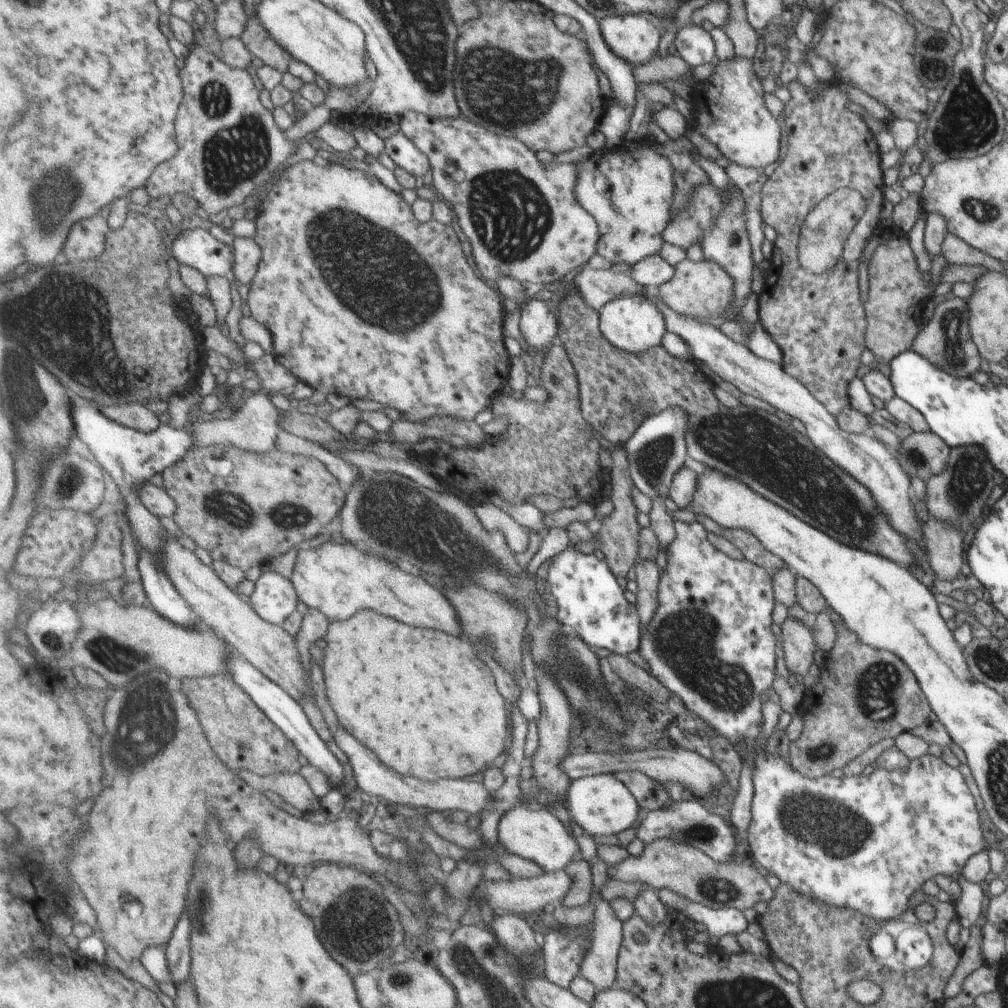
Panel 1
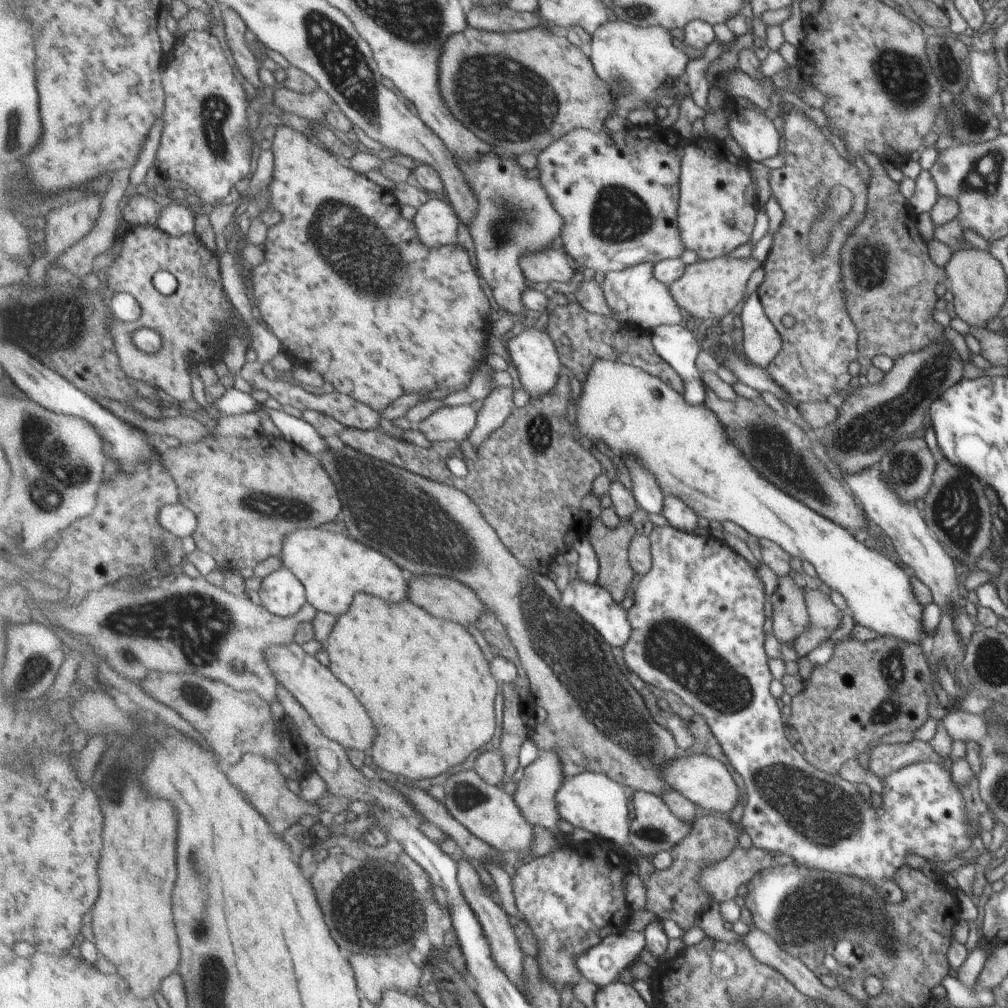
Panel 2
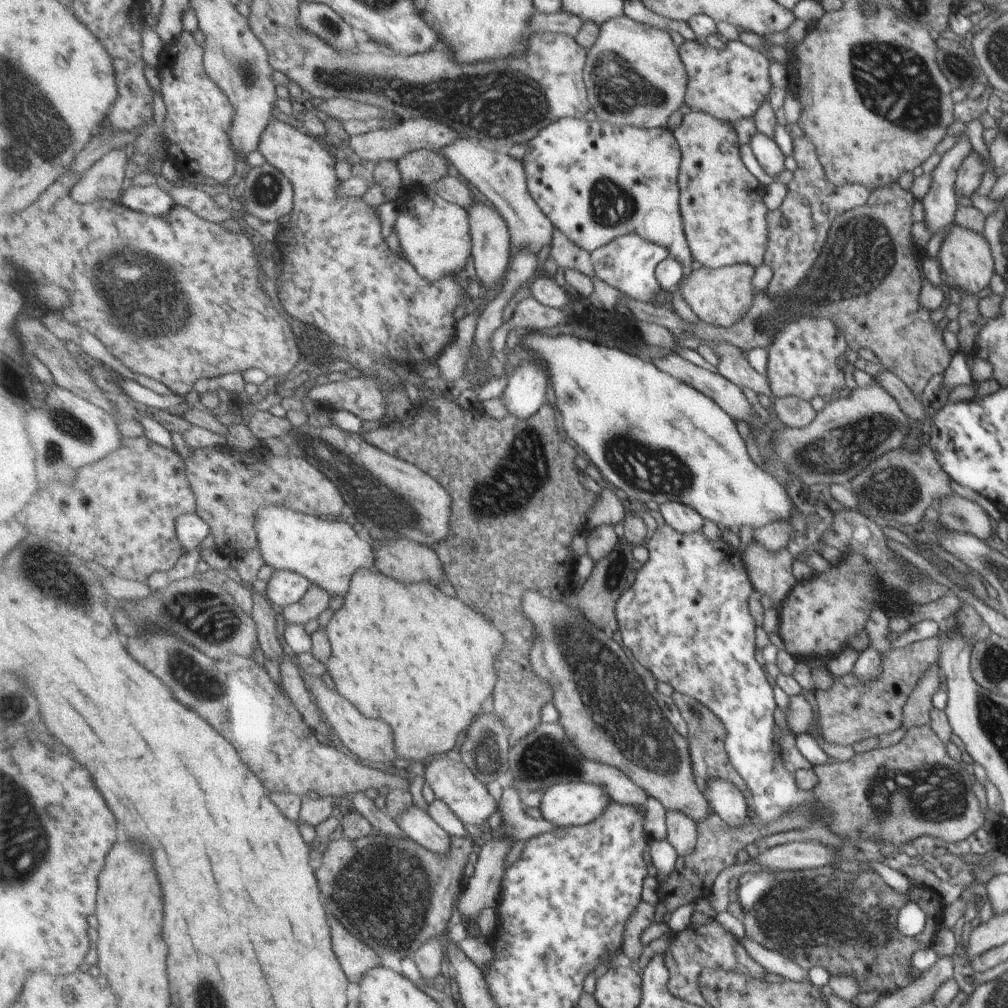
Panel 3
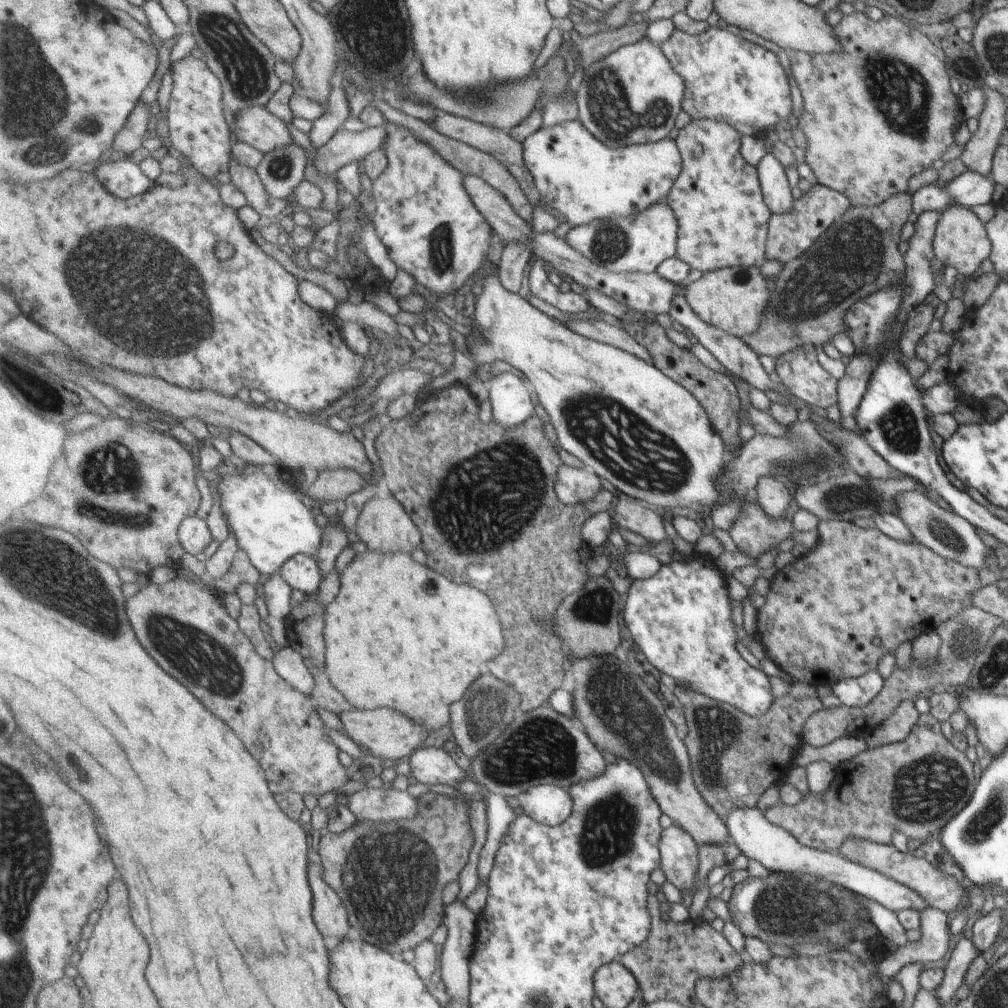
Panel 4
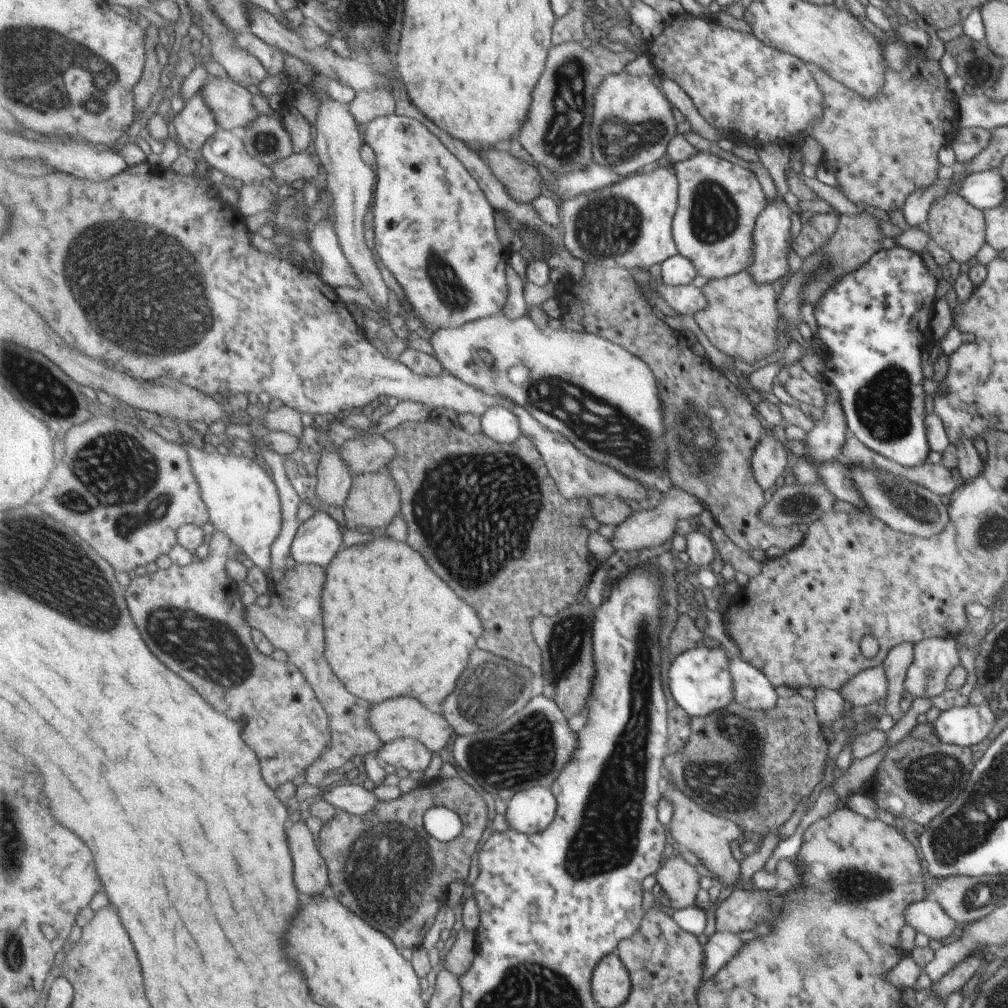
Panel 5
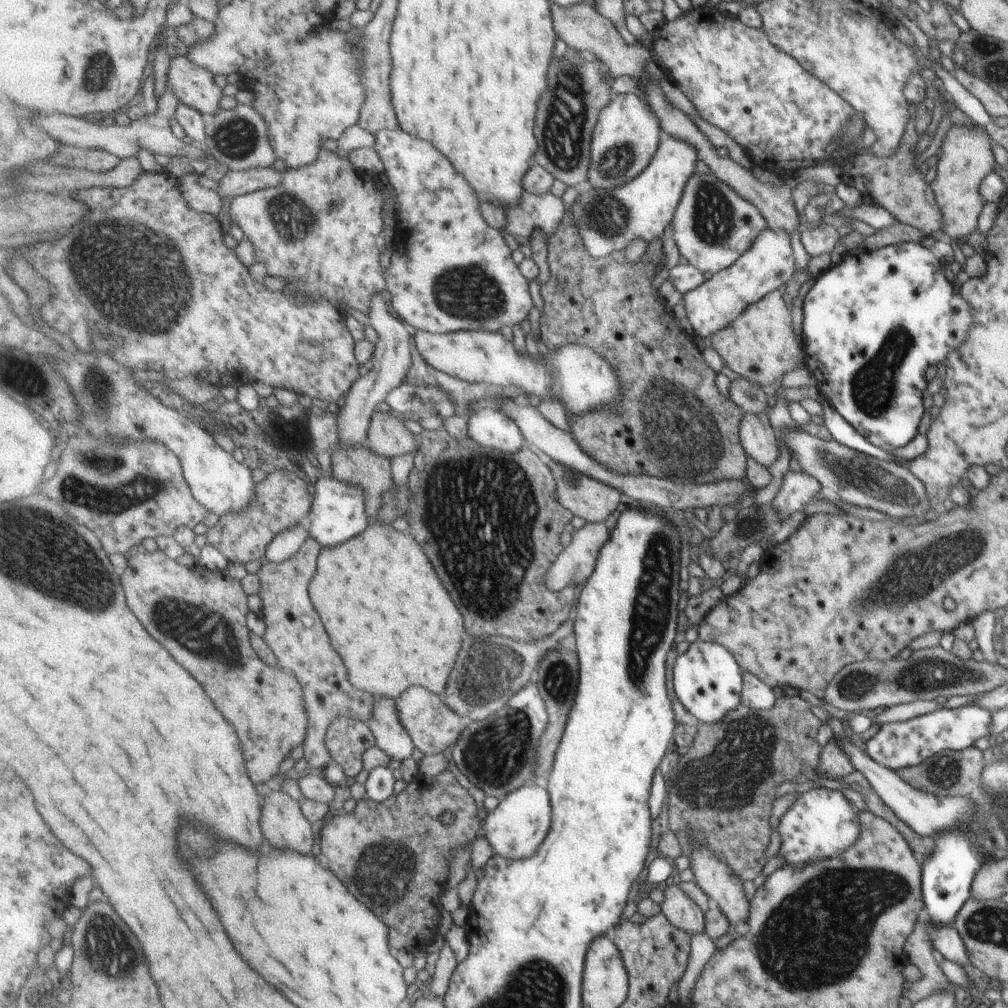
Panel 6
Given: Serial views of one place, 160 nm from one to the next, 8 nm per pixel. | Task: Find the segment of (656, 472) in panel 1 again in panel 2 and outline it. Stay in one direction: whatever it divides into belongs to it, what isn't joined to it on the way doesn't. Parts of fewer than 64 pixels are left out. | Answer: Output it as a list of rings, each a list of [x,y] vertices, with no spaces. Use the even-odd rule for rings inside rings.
[[[687,323],[659,325],[651,335],[656,354],[682,378],[683,392],[689,403],[701,403],[704,400],[703,384],[701,372],[695,367],[695,355],[704,345],[694,340]],[[621,457],[625,467],[633,476],[635,496],[639,505],[648,513],[660,513],[662,507],[662,493],[655,482],[655,477],[647,471],[635,457]]]

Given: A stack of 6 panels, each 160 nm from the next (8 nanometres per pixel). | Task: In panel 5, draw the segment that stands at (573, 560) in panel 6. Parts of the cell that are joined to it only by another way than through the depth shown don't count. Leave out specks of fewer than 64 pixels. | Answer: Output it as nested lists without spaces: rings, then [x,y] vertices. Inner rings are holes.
[[[672,486],[671,490],[662,492],[660,498],[655,502],[656,504],[653,505],[656,506],[652,506],[648,510],[633,512],[620,525],[614,527],[614,535],[609,540],[614,552],[615,550],[639,550],[639,548],[647,548],[647,546],[657,546],[671,536],[677,520],[688,520],[705,509],[695,495],[677,489],[675,486]]]

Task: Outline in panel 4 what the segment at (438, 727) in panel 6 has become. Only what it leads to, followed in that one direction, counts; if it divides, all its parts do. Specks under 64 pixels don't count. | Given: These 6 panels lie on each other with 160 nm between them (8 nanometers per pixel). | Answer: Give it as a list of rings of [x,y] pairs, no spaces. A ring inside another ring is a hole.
[[[379,707],[370,712],[352,709],[339,715],[340,721],[344,724],[345,730],[352,740],[365,745],[369,749],[369,761],[377,766],[379,764],[391,764],[399,758],[407,758],[410,754],[425,744],[431,736],[432,730],[423,723],[416,721],[413,717],[405,716],[397,710]]]

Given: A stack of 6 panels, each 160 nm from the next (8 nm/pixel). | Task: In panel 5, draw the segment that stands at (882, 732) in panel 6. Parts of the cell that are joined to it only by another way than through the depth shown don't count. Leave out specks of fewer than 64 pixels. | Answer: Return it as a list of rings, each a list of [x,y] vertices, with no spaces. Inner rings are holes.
[[[987,702],[949,707],[930,722],[938,743],[956,747],[979,744],[997,722],[998,710]]]

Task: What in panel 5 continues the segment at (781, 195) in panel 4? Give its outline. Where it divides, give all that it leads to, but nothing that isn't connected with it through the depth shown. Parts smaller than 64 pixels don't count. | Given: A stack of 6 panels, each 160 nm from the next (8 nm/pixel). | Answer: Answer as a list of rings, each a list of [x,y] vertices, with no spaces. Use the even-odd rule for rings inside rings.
[[[777,192],[777,204],[766,204],[766,208],[757,218],[757,225],[753,230],[753,259],[745,270],[756,285],[778,284],[791,273],[787,265],[787,252],[790,249],[791,222],[789,214],[792,213],[783,198]]]

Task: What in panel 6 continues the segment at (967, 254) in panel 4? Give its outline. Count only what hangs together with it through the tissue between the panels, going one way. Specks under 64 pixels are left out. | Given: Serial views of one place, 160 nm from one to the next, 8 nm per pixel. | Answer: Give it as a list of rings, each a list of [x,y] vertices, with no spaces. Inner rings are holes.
[[[949,126],[945,132],[938,153],[932,158],[935,164],[935,178],[929,186],[941,211],[941,232],[946,240],[957,241],[971,234],[977,224],[977,214],[981,212],[983,200],[979,196],[979,184],[993,166],[990,134],[981,126]]]

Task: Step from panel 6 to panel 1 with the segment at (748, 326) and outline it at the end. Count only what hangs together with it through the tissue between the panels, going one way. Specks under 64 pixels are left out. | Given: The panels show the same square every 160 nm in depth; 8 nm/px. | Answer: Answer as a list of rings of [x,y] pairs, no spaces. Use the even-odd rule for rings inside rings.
[[[684,259],[673,266],[673,276],[656,289],[657,298],[680,315],[685,315],[704,322],[716,322],[721,320],[721,314],[729,308],[729,300],[732,300],[734,280],[723,267],[714,262],[691,262]]]

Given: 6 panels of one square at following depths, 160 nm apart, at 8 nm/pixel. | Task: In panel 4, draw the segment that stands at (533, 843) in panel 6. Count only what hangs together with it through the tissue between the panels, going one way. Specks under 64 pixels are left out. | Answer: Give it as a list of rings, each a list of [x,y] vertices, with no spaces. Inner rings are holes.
[[[555,785],[530,788],[519,797],[522,812],[542,825],[563,824],[573,810],[573,799],[566,789]]]

